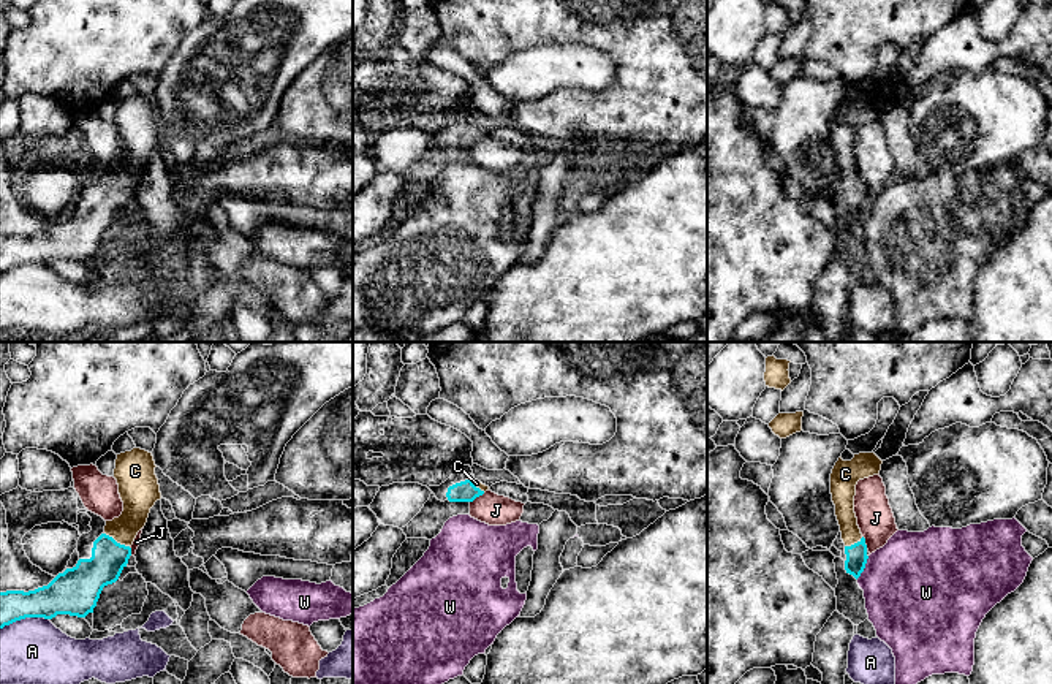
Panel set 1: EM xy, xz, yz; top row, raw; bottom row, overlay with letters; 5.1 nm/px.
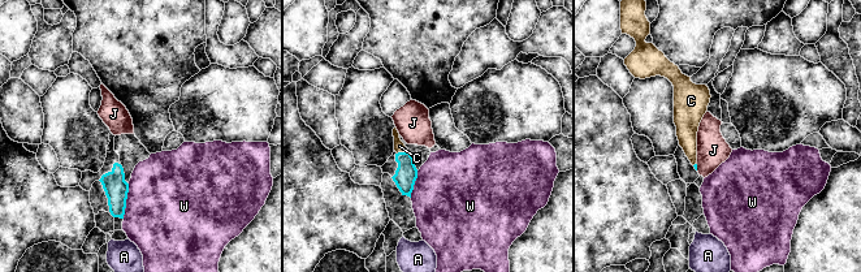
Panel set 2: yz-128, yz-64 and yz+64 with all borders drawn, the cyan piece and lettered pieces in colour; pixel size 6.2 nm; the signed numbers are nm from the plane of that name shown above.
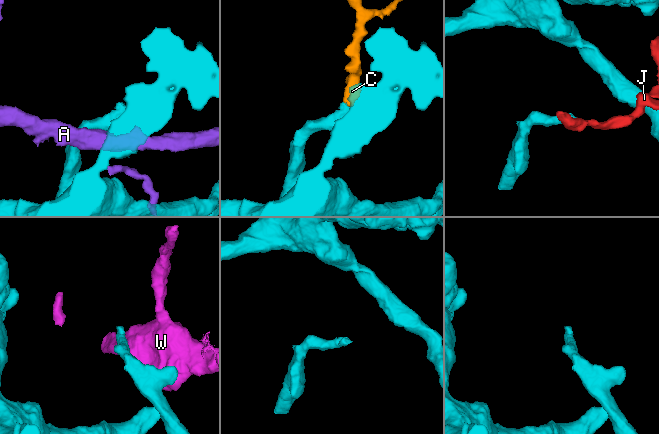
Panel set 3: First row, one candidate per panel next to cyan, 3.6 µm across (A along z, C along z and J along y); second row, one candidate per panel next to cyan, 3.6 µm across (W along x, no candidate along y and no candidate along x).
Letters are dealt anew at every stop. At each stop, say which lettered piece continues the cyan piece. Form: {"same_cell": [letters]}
{"same_cell": ["C"]}

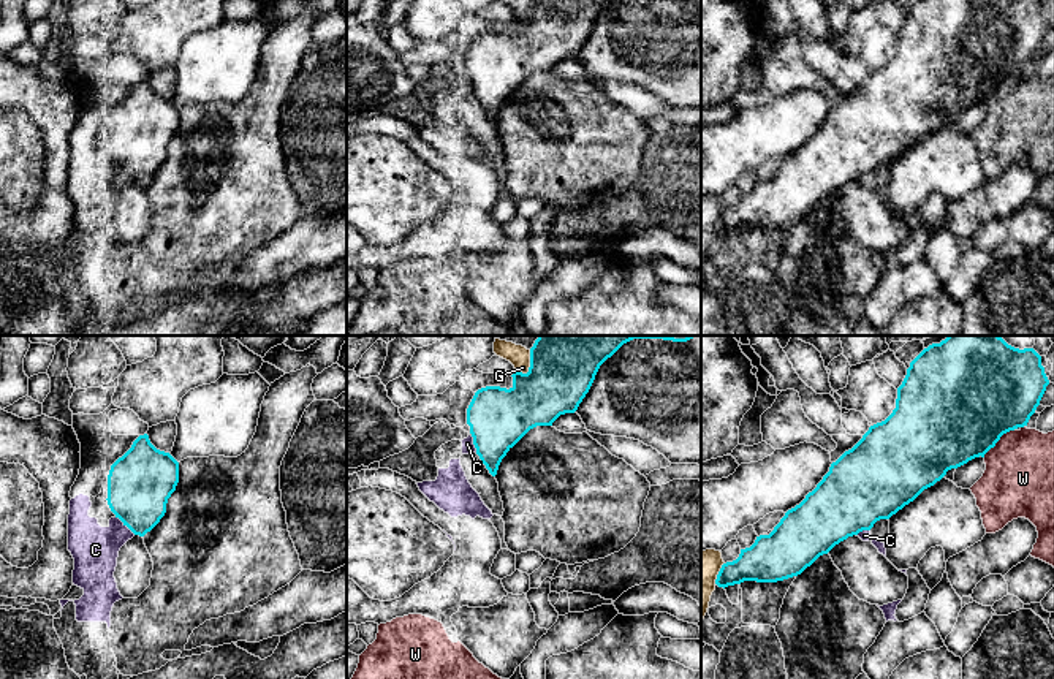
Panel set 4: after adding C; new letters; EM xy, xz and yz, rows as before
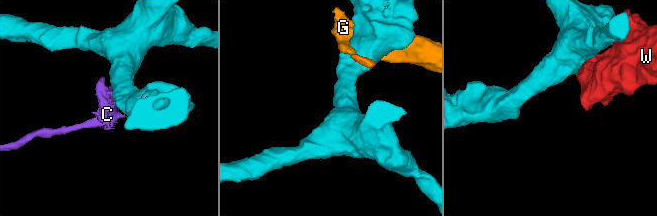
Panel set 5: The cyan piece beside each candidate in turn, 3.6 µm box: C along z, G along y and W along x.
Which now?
{"same_cell": []}

